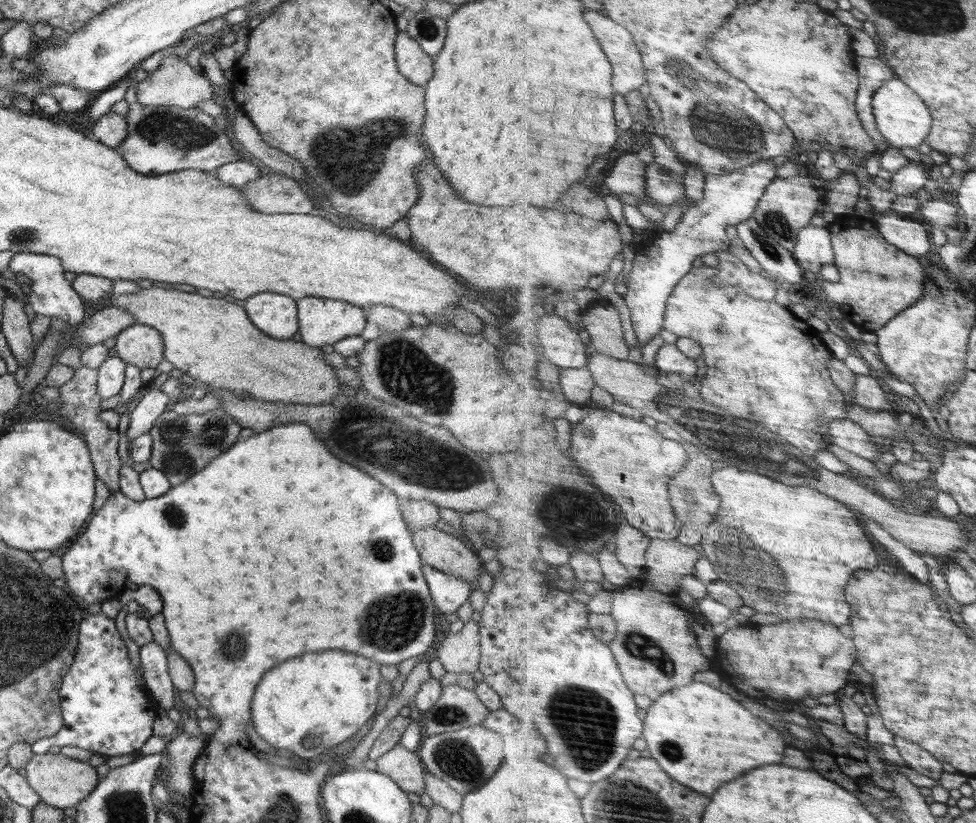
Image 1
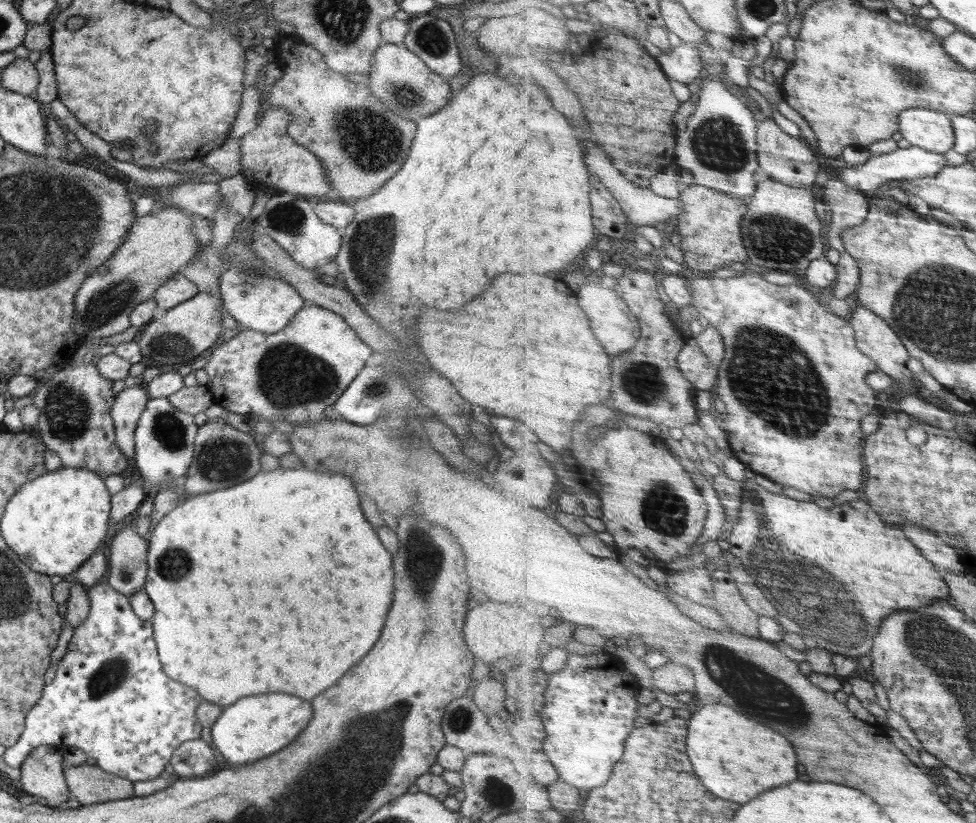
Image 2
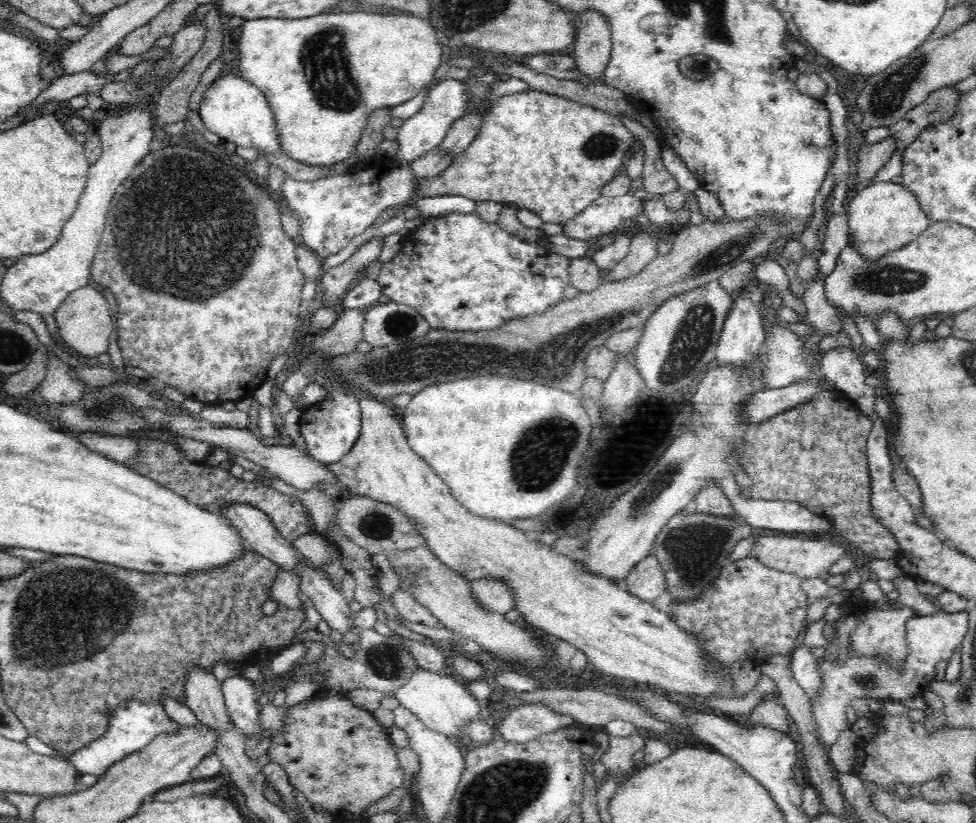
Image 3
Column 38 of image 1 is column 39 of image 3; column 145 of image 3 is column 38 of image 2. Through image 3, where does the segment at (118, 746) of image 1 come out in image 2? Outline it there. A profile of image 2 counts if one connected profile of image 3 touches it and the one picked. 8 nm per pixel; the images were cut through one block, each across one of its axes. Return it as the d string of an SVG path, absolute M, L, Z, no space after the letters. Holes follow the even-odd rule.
M96 583L96 585L90 587L88 597L90 597L88 617L86 617L86 620L80 623L78 627L74 628L66 653L58 663L54 679L50 684L44 685L40 700L28 711L25 718L25 729L22 731L17 744L8 747L6 752L4 752L3 762L8 767L20 769L23 766L24 760L27 759L28 754L32 753L33 749L39 748L40 746L48 746L52 749L58 748L58 750L61 750L63 753L68 752L70 748L77 748L78 750L82 750L88 758L96 760L95 766L98 769L115 776L120 776L125 780L130 780L132 783L150 781L154 778L161 777L164 775L165 766L170 763L175 749L178 748L180 744L188 740L201 739L200 734L202 726L200 721L196 718L196 709L203 701L203 698L198 694L198 691L184 683L172 679L172 677L169 677L163 671L154 640L152 623L151 621L144 621L139 616L136 616L127 595L118 592L108 583Z

